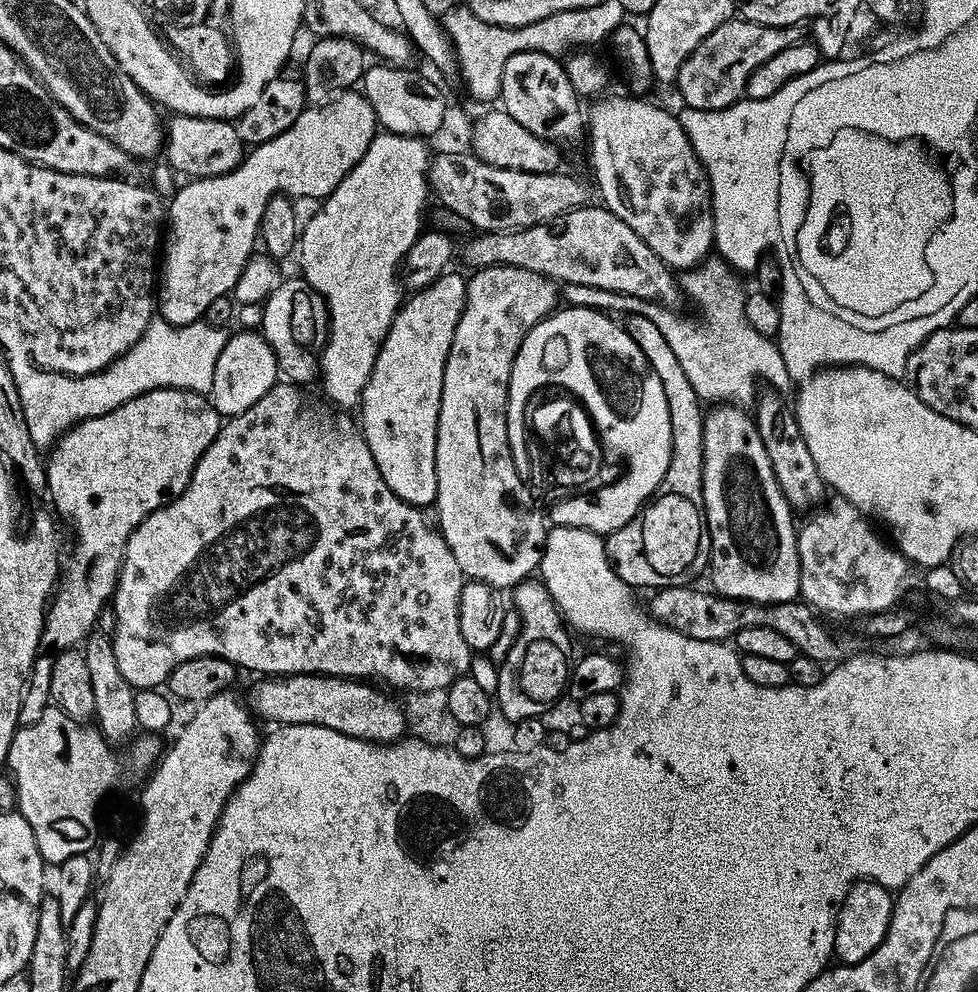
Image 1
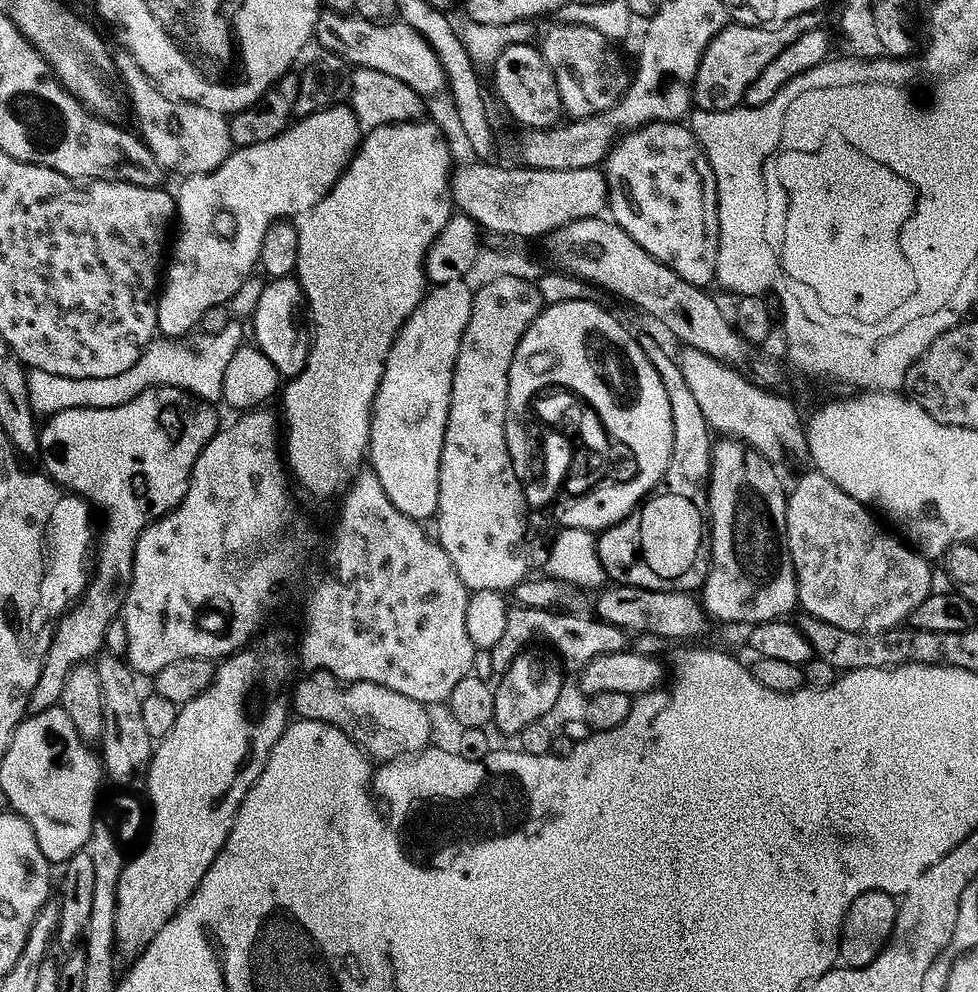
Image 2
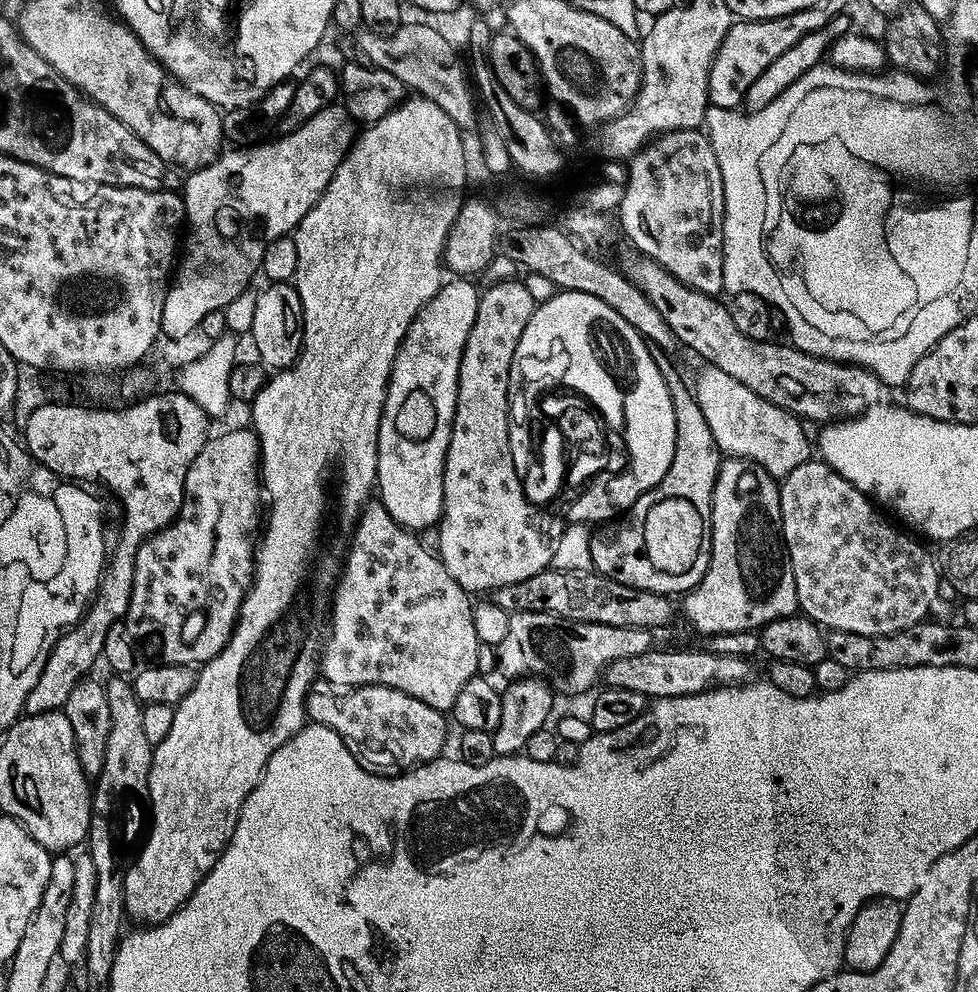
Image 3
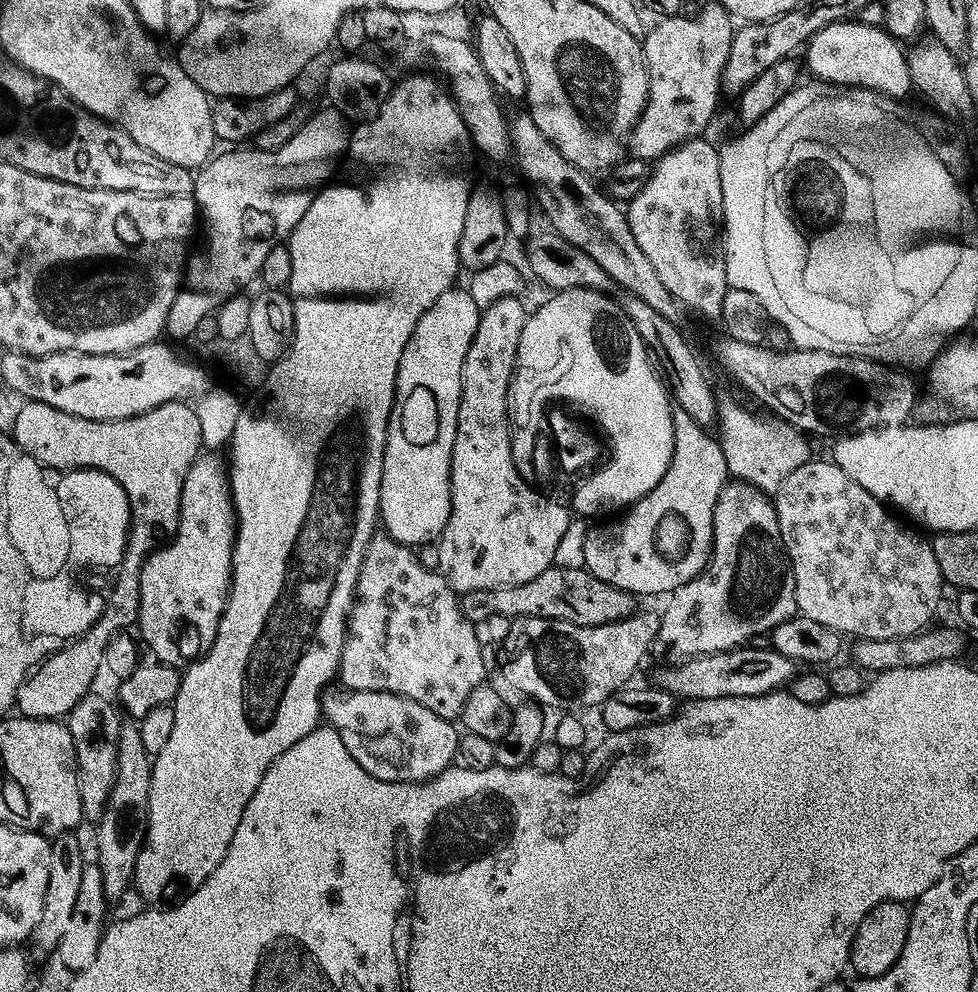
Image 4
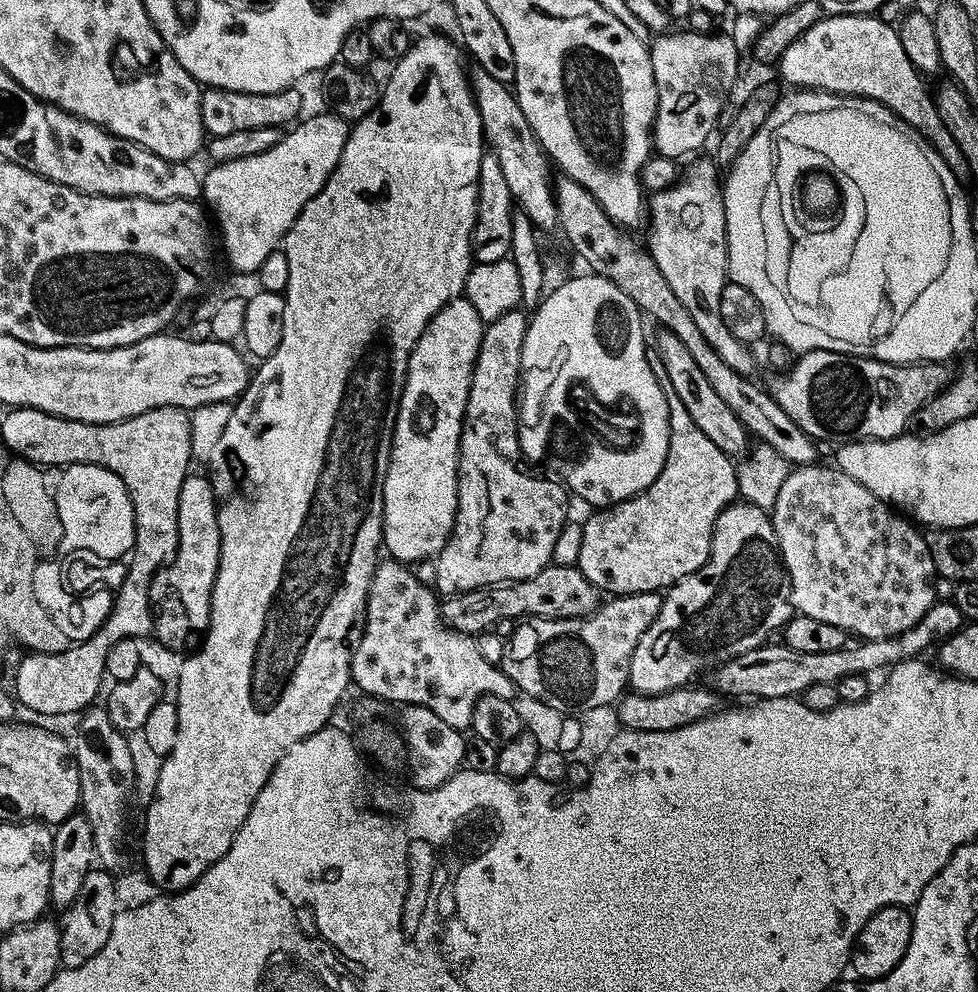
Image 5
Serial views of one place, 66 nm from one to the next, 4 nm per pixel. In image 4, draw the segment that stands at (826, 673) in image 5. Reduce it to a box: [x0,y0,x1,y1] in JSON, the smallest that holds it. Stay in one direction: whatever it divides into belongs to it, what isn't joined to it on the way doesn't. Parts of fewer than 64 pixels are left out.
[655,646,798,702]

